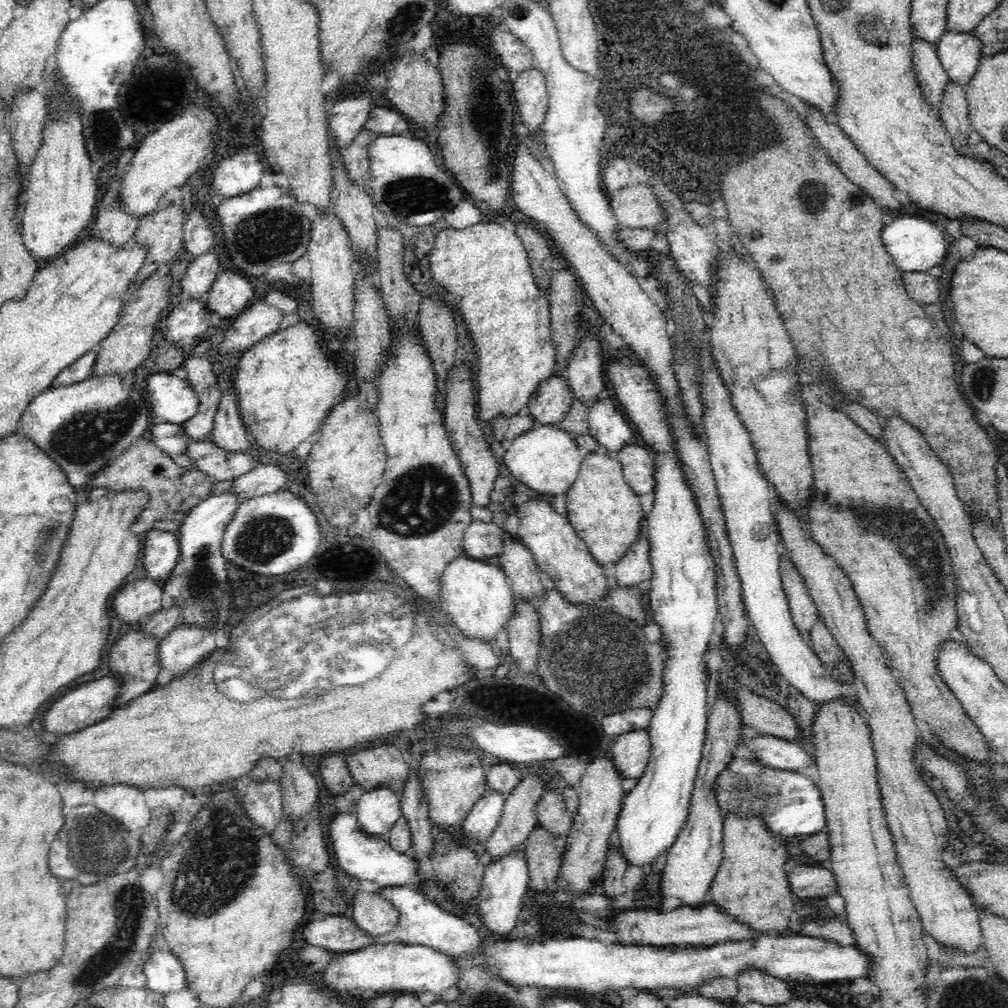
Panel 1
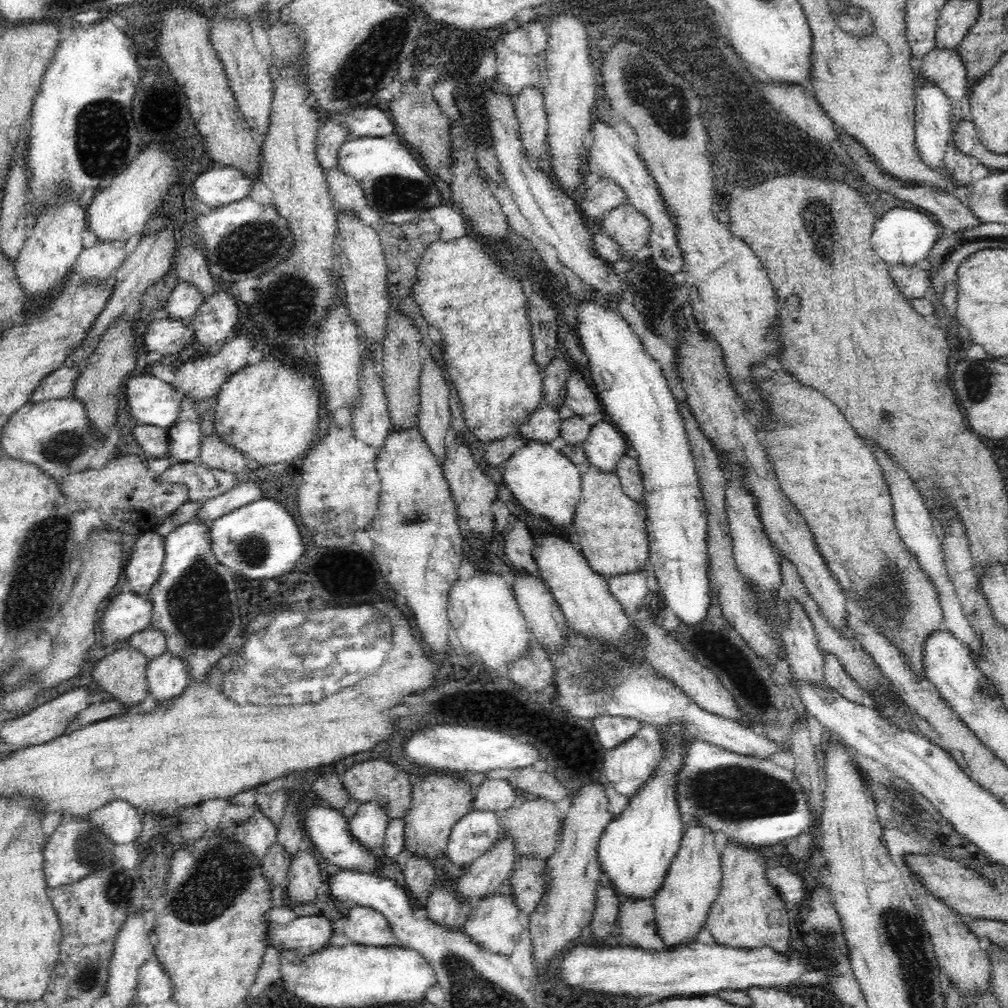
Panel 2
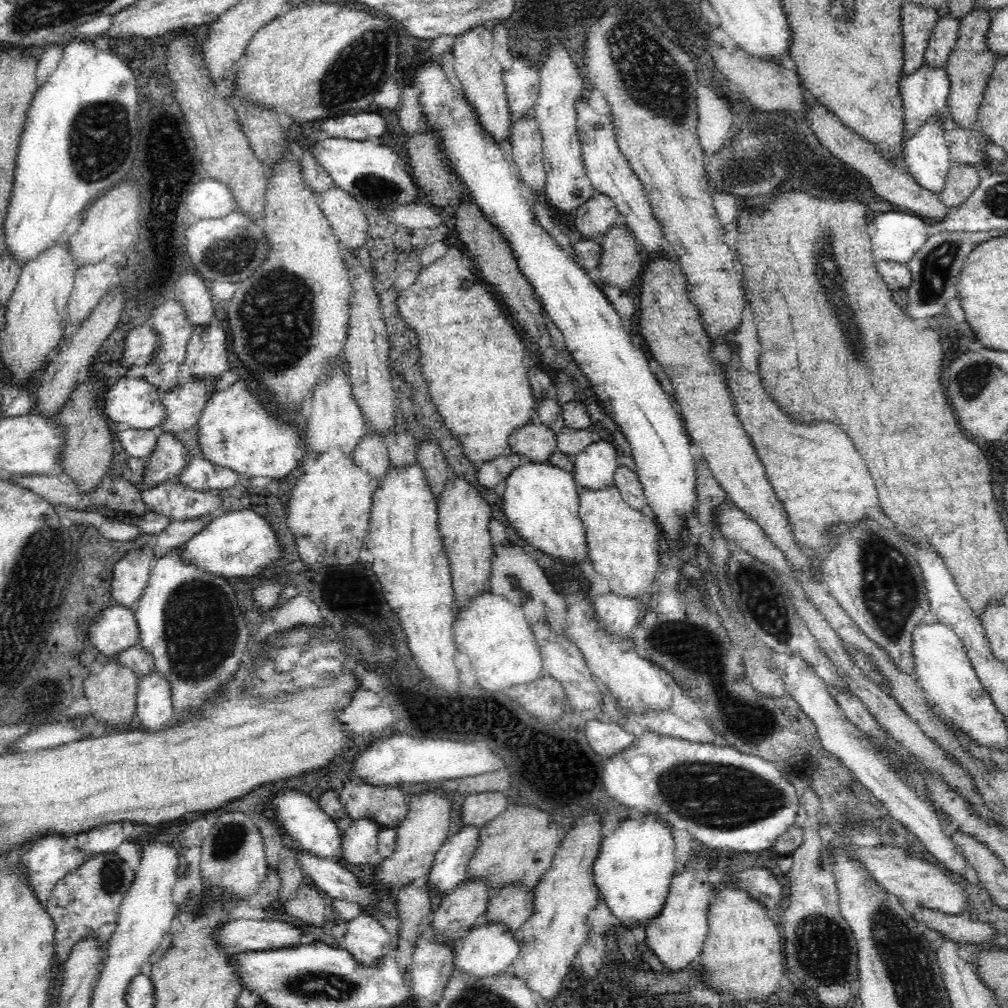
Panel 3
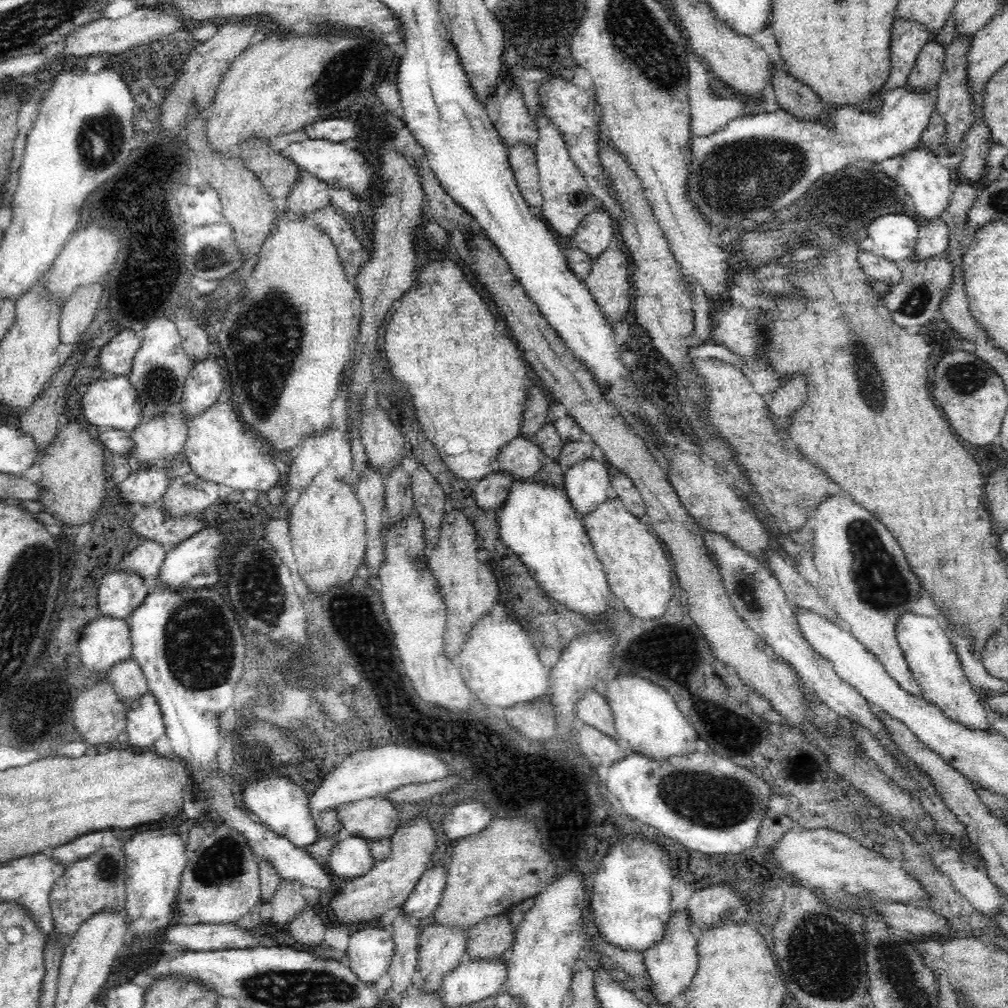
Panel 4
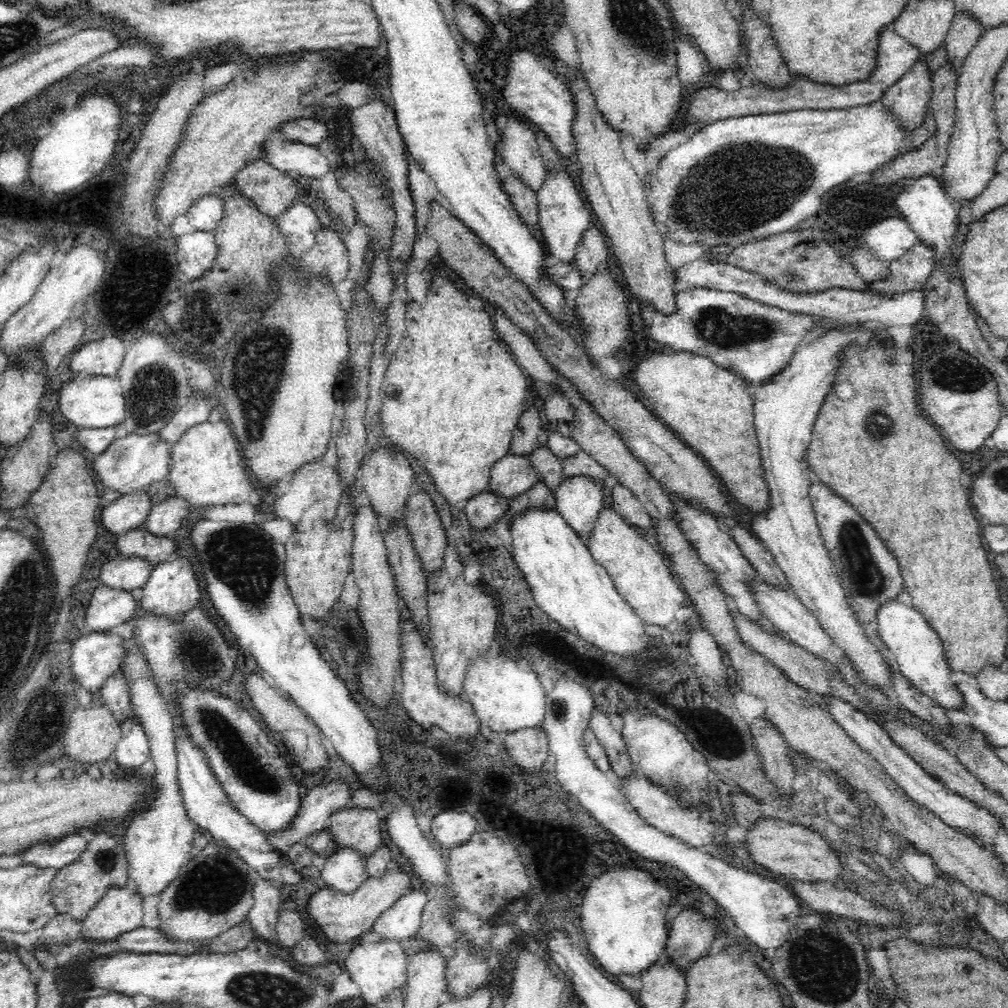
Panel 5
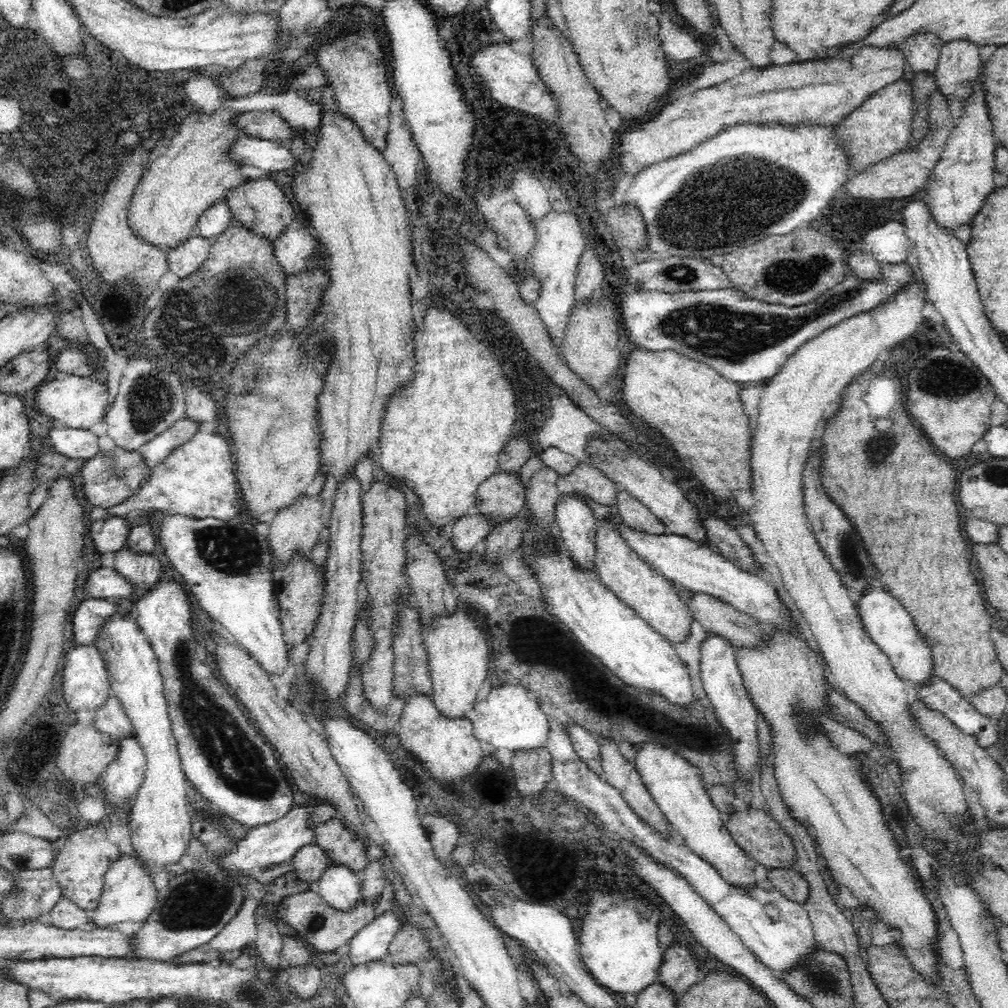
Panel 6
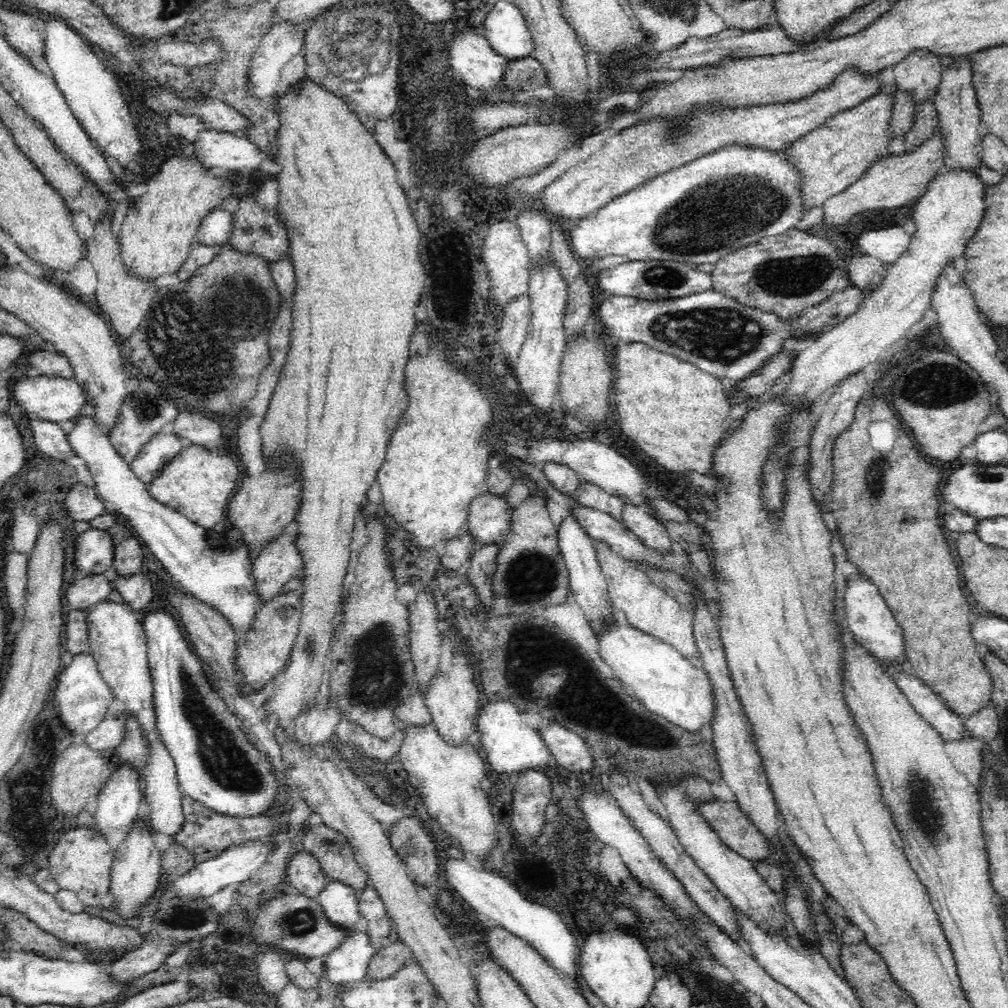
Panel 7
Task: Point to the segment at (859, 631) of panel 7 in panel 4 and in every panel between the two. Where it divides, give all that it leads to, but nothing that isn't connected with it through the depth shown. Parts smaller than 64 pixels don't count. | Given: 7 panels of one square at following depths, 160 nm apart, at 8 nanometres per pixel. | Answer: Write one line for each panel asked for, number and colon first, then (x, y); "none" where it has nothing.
4: (928, 648)
5: (919, 650)
6: (888, 622)

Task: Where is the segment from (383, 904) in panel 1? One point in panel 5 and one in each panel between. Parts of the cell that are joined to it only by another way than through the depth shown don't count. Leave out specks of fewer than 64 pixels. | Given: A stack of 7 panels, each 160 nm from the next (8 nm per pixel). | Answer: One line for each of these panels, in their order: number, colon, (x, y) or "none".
2: (366, 926)
3: (366, 939)
4: (370, 950)
5: (377, 968)

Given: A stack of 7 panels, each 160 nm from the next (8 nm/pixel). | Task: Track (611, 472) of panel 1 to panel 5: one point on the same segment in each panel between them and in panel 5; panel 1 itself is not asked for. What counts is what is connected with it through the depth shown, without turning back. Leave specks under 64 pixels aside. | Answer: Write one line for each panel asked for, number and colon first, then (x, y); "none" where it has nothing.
2: (612, 526)
3: (621, 542)
4: (637, 569)
5: (641, 575)

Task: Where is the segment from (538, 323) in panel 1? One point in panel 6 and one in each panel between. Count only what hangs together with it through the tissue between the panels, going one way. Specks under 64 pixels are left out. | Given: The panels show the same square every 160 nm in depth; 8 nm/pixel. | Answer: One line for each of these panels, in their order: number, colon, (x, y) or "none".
2: (474, 301)
3: (470, 352)
4: (466, 381)
5: (452, 395)
6: (442, 433)

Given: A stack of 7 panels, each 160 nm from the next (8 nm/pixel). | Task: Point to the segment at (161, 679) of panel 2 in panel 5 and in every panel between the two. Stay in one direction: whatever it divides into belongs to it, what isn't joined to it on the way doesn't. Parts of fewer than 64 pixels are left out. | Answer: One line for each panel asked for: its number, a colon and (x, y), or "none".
3: (154, 708)
4: (145, 724)
5: (132, 750)

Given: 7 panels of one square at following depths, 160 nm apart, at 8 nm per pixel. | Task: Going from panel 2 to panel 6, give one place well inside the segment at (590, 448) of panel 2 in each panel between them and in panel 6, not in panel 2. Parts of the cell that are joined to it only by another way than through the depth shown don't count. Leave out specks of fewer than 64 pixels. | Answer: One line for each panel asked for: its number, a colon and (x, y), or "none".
3: (594, 467)
4: (586, 482)
5: (579, 501)
6: (576, 525)

